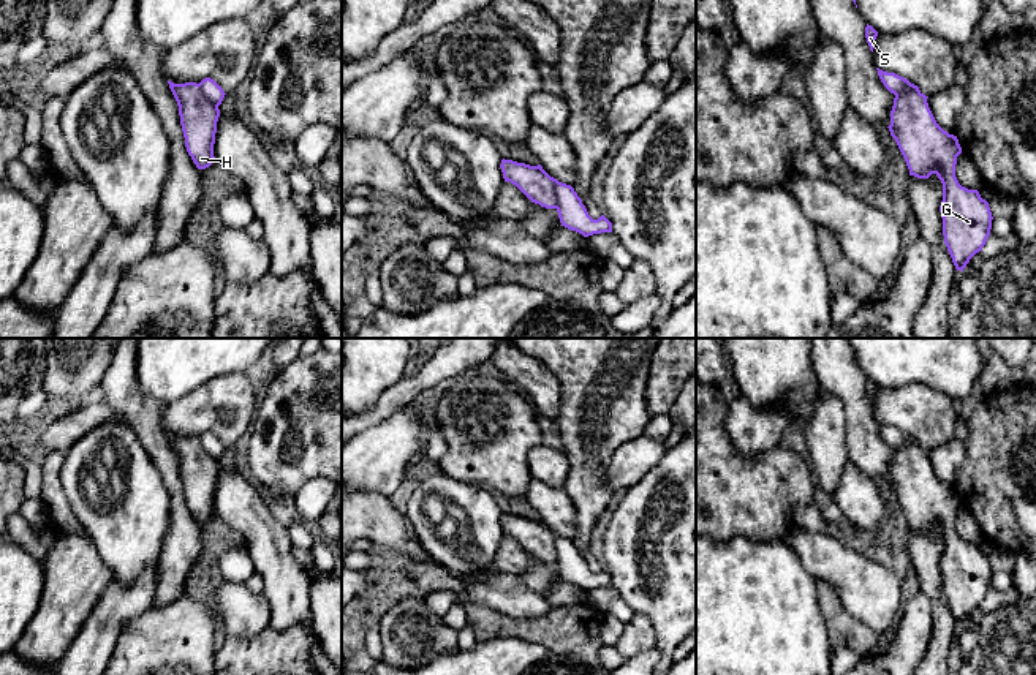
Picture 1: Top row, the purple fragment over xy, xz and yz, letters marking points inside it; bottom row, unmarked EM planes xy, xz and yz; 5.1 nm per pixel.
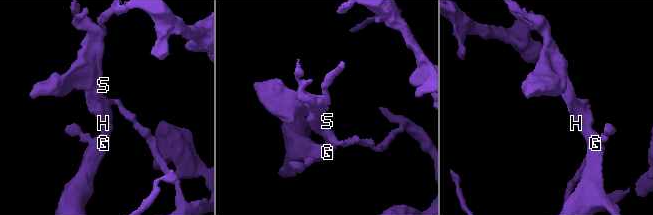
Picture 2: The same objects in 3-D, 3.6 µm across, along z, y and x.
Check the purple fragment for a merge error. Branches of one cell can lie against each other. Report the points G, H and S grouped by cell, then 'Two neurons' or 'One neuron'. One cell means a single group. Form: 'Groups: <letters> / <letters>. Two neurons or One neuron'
Groups: G H / S. Two neurons

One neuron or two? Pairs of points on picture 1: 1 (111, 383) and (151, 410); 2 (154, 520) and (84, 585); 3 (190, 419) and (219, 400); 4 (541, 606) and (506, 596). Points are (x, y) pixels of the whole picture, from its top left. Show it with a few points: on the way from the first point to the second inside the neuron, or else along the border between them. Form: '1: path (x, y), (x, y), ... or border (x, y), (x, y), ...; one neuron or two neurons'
1: path (120, 392), (141, 410); one neuron
2: border (86, 533), (113, 579); two neurons
3: path (196, 413), (212, 405); one neuron
4: path (533, 606), (514, 599); one neuron

